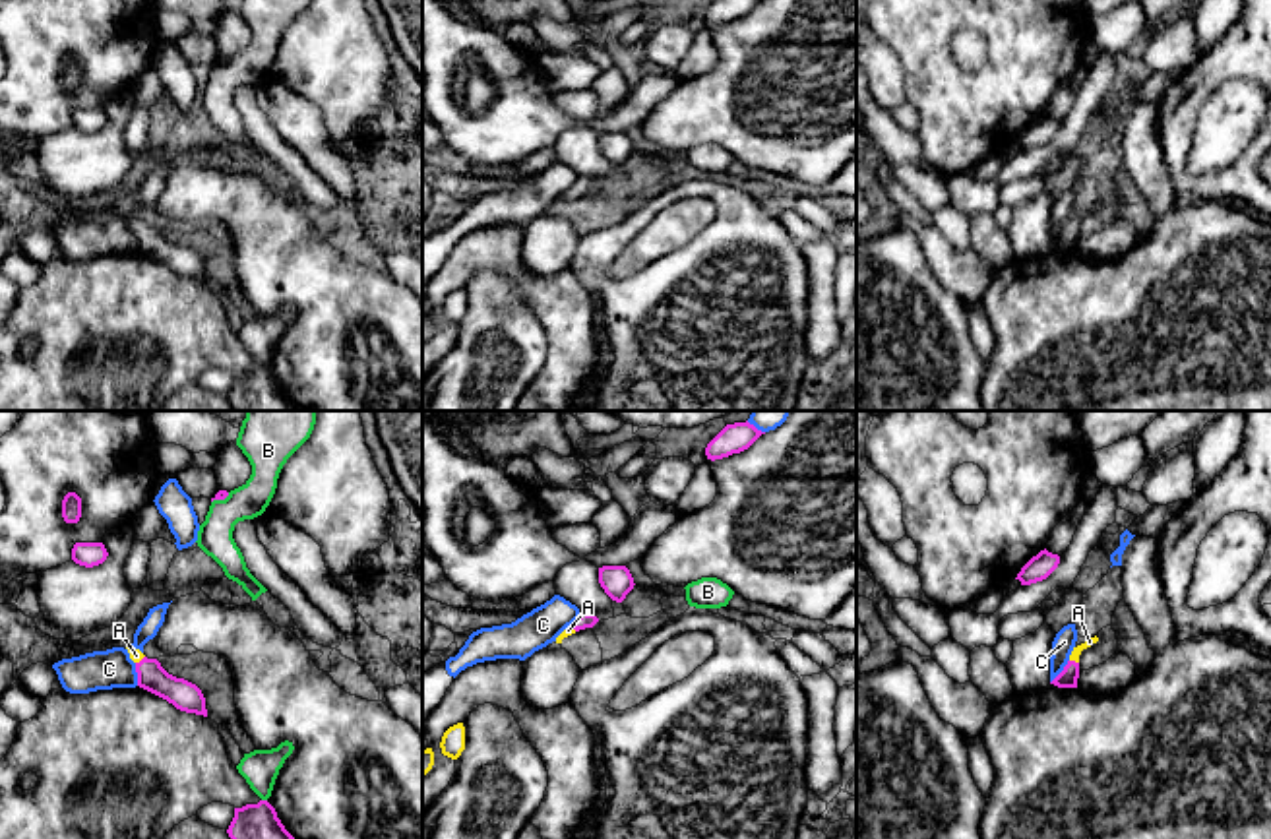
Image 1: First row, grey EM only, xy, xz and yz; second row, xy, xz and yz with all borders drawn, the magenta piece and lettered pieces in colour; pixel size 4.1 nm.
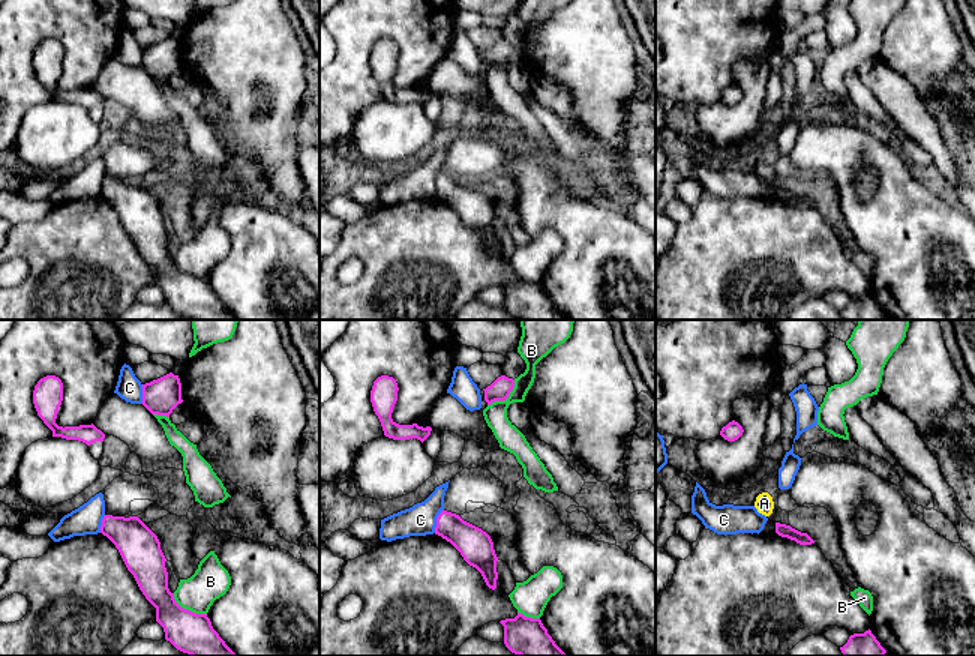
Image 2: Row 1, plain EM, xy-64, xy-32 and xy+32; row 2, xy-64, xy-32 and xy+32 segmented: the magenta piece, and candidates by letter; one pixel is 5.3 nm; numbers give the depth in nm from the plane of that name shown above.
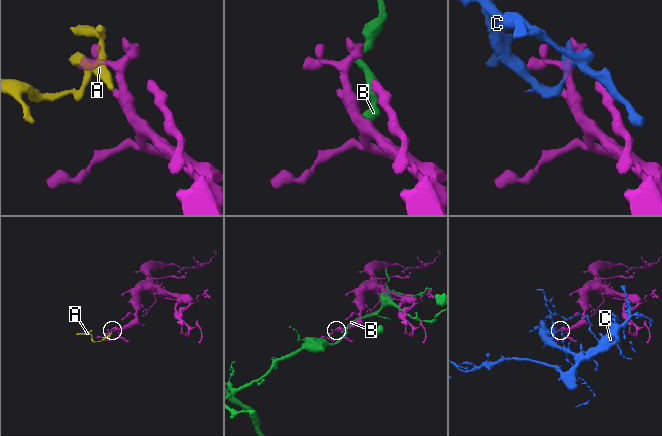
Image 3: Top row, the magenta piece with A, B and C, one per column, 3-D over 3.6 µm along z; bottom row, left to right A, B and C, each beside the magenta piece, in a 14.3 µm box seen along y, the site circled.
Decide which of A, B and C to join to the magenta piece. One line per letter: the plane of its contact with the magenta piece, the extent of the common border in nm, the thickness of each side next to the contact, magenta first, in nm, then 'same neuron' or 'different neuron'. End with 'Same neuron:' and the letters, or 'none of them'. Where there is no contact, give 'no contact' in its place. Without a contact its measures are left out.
A: contact in yz; length 40 nm; calibres 80 and 40 nm; same neuron
B: contact in xy; length 30 nm; calibres 220 and 160 nm; different neuron
C: contact in xy; length 100 nm; calibres 120 and 160 nm; different neuron
Same neuron: A

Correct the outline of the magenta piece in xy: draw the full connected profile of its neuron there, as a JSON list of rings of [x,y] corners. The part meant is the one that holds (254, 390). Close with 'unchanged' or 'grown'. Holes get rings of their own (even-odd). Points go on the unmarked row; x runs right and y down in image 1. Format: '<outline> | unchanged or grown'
[[[267,366],[234,374],[227,399],[236,411],[291,411],[294,407]]] | unchanged

